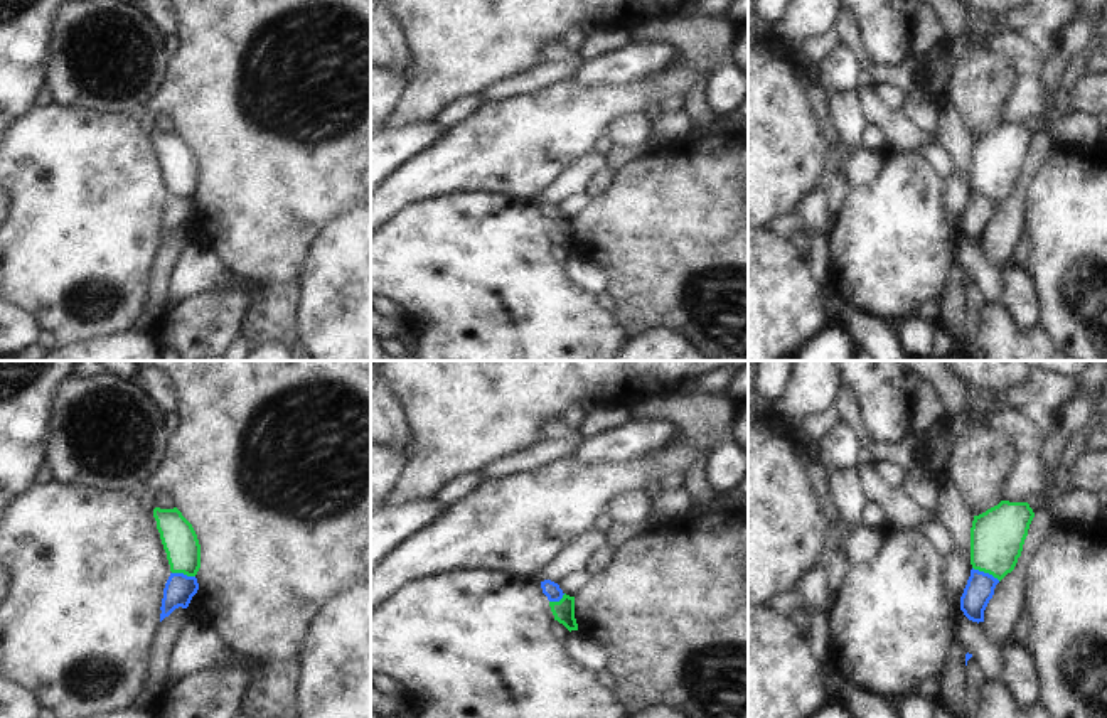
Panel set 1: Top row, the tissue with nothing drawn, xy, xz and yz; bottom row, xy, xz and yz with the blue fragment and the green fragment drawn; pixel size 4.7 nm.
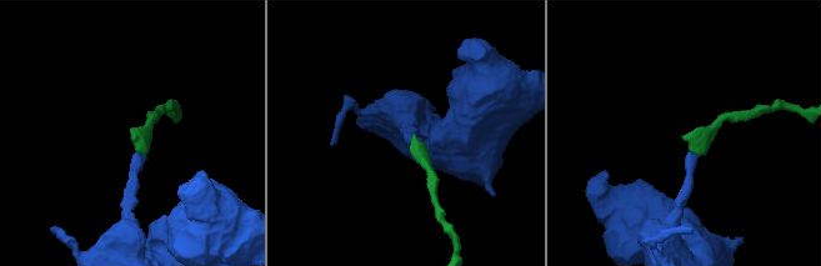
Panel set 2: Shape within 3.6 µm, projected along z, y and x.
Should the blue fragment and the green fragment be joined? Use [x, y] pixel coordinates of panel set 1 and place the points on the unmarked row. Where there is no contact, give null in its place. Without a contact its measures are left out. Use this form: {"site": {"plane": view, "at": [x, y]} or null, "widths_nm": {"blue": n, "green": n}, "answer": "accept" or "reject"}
{"site": {"plane": "yz", "at": [986, 196]}, "widths_nm": {"blue": 140, "green": 260}, "answer": "reject"}

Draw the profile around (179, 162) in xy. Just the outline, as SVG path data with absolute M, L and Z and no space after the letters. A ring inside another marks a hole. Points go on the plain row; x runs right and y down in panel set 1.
M153 131L157 152L172 196L195 199L201 190L201 167L192 147L174 131Z

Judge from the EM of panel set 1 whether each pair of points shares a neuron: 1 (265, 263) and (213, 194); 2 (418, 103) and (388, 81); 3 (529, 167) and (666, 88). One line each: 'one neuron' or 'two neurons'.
1: one neuron
2: two neurons
3: one neuron

